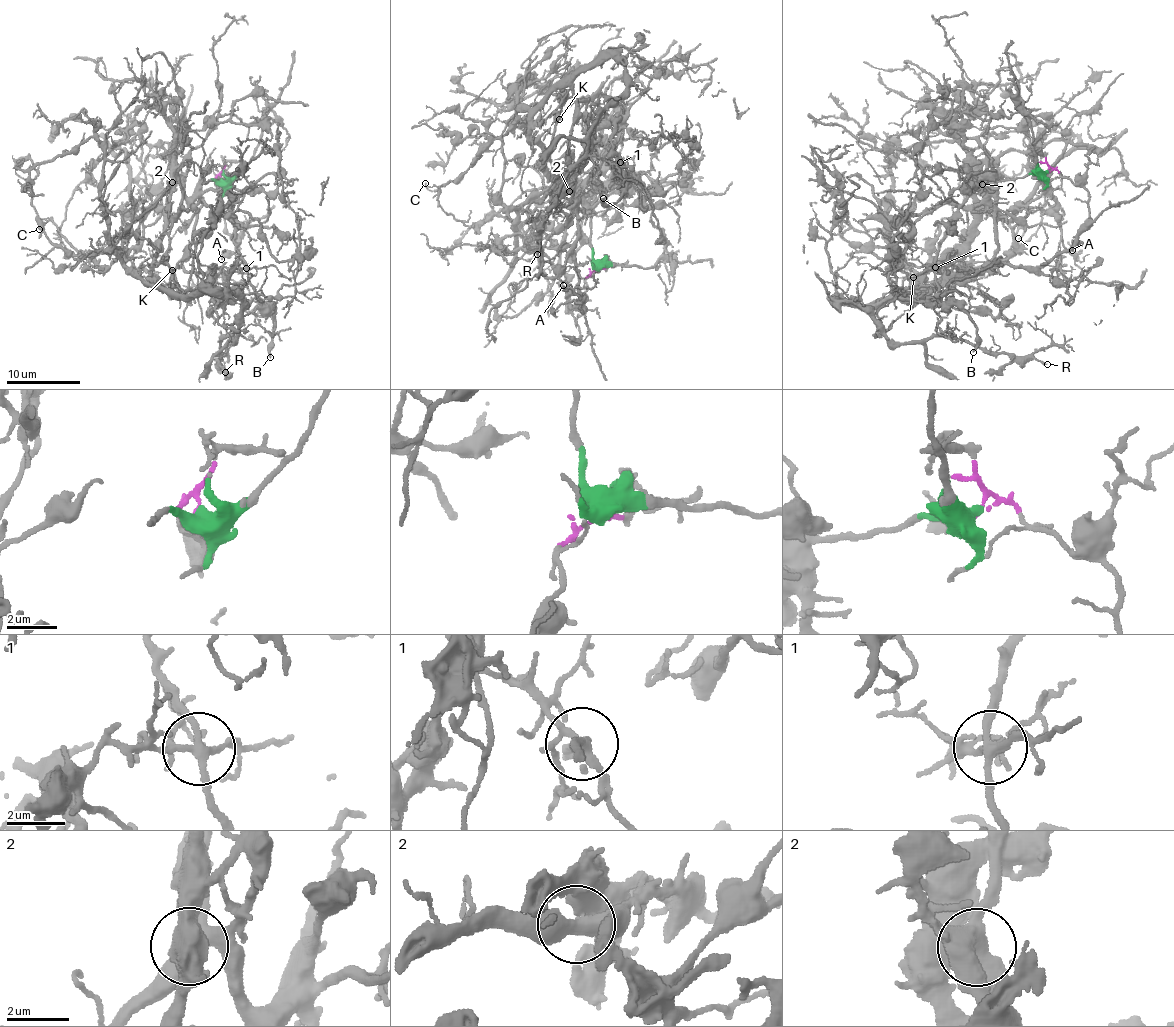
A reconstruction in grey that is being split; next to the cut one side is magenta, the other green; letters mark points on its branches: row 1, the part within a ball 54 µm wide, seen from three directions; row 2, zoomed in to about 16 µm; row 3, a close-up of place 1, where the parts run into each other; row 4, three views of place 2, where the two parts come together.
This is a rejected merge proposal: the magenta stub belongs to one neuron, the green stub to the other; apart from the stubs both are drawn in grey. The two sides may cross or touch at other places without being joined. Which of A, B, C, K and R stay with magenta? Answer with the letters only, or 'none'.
A, R

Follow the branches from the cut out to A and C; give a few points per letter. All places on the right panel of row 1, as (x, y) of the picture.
A: (1046, 173), (1050, 167), (1076, 182), (1088, 193), (1090, 224), (1078, 236), (1071, 250)
C: (1046, 173), (999, 180), (986, 197), (980, 184), (1014, 248), (952, 272), (975, 275), (1022, 229), (1018, 239)

